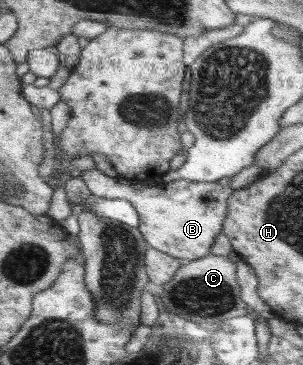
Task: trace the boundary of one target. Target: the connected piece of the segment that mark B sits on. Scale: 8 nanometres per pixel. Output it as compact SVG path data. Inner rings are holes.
M84 170L81 179L90 195L104 199L124 199L137 210L140 218L139 232L150 248L159 250L173 256L176 259L194 260L210 254L209 250L214 244L216 236L221 234L223 221L226 221L228 198L232 195L233 189L229 186L220 186L218 183L190 182L190 180L173 180L170 183L158 181L156 186L145 187L136 190L133 186L119 184L114 178L106 176L101 171Z

